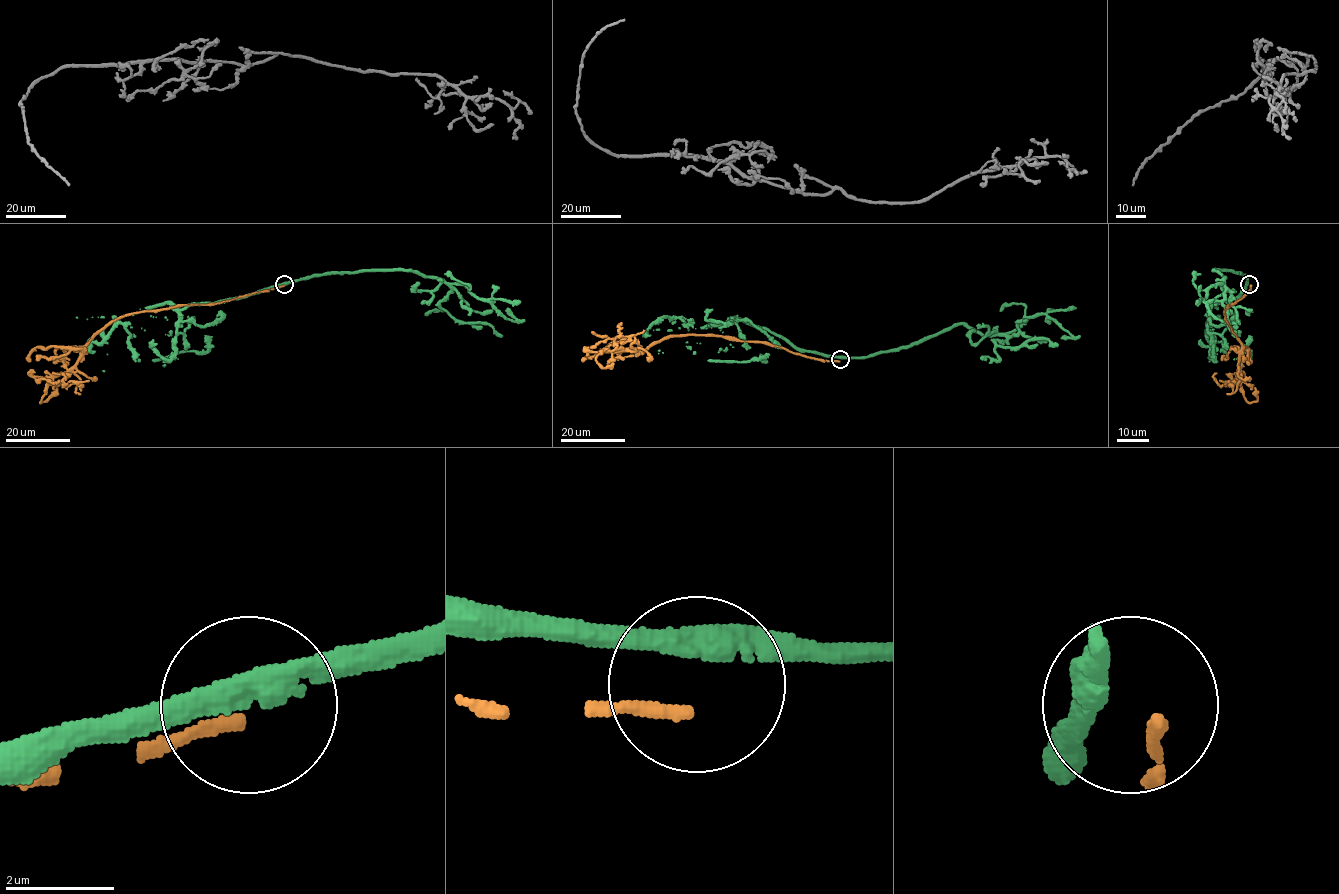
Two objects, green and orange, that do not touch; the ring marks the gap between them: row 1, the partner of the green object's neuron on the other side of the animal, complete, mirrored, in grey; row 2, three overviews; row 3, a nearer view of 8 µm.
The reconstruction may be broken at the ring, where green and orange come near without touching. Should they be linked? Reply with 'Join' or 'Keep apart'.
Keep apart

